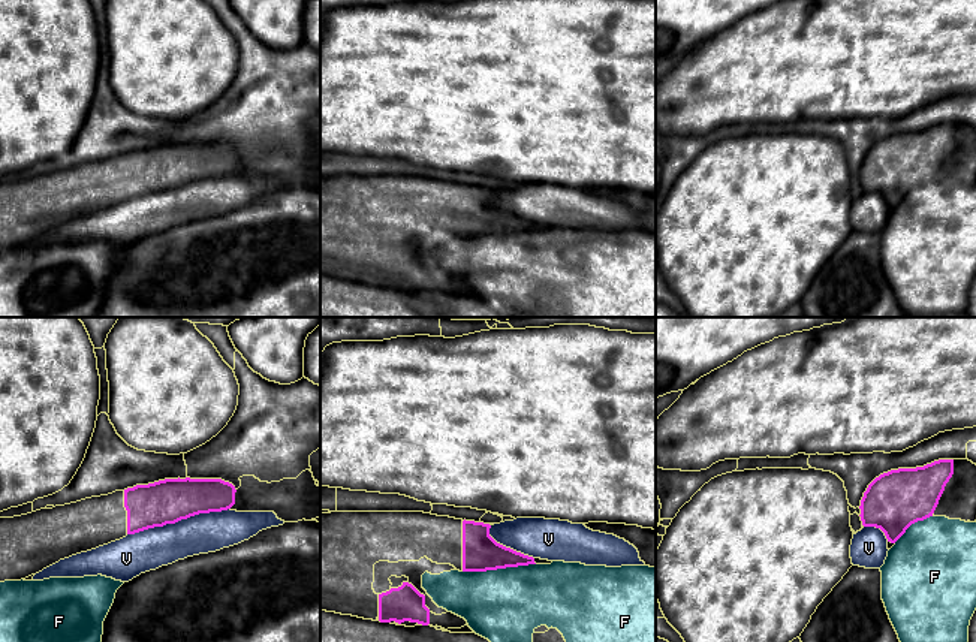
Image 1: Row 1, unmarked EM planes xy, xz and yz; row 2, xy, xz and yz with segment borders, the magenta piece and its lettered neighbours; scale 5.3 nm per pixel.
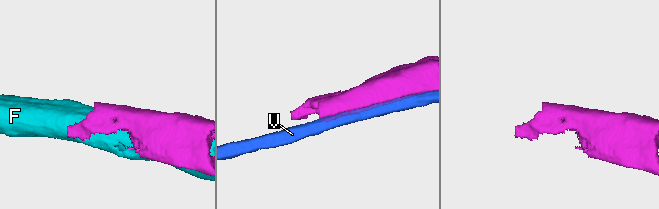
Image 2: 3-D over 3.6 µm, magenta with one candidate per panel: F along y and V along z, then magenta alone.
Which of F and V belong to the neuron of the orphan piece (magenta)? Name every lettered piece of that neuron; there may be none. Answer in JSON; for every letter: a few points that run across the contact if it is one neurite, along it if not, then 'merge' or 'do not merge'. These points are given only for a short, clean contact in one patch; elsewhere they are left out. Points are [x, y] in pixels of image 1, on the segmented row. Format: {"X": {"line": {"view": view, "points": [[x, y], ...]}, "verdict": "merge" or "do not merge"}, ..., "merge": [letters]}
{"F": {"verdict": "do not merge"}, "V": {"verdict": "do not merge"}, "merge": []}

